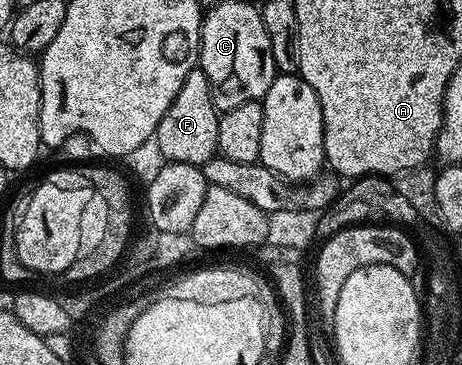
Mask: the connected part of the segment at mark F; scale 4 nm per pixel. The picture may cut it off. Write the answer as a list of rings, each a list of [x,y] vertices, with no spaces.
[[[196,66],[189,74],[189,78],[181,82],[181,90],[177,90],[177,98],[173,98],[169,110],[165,110],[165,118],[161,118],[157,126],[153,144],[159,147],[164,161],[202,166],[218,153],[217,126],[220,115],[211,100],[209,78],[203,73],[202,68]]]

